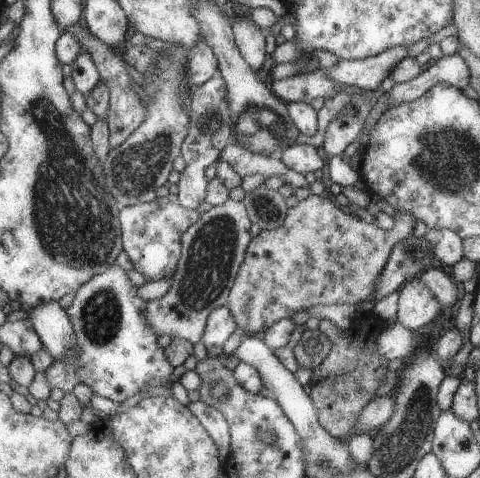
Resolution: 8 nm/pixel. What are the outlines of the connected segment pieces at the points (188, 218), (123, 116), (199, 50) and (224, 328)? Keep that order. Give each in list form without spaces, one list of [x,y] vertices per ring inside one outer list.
[[[168,194],[168,196],[164,198],[157,197],[148,203],[121,208],[119,212],[119,222],[121,225],[122,246],[124,252],[126,252],[128,258],[132,261],[134,270],[139,274],[144,274],[146,280],[150,282],[173,276],[174,272],[176,272],[178,258],[180,258],[181,254],[180,240],[182,239],[182,234],[184,234],[194,222],[198,223],[200,216],[201,214],[199,214],[197,210],[183,208],[180,205],[178,196],[174,194]]]
[[[70,26],[64,30],[74,34],[74,38],[80,42],[82,49],[87,51],[92,56],[93,62],[96,64],[101,81],[108,84],[110,90],[109,95],[109,110],[108,119],[105,126],[109,132],[109,146],[111,149],[118,148],[122,142],[125,142],[140,124],[146,120],[146,108],[139,99],[138,94],[132,90],[132,78],[126,70],[126,63],[121,57],[121,54],[115,50],[110,49],[102,40],[95,38],[87,28],[82,26]]]
[[[202,38],[198,44],[188,51],[188,68],[186,68],[186,80],[190,87],[201,86],[210,78],[217,75],[219,70],[218,58],[214,50]]]
[[[218,306],[208,314],[206,329],[201,342],[206,346],[210,357],[219,357],[224,348],[224,342],[234,334],[236,330],[234,316],[227,306]]]

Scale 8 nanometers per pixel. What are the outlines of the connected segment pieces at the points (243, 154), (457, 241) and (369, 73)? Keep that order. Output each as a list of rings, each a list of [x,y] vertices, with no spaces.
[[[236,142],[226,145],[226,148],[220,152],[220,159],[228,162],[242,179],[252,175],[264,178],[280,176],[285,183],[292,184],[295,189],[309,188],[305,176],[287,168],[278,157],[254,154]]]
[[[428,229],[424,237],[432,246],[437,259],[444,266],[454,267],[464,257],[463,239],[454,230]]]
[[[394,46],[377,56],[359,60],[339,59],[333,67],[322,69],[322,74],[332,78],[332,82],[338,82],[340,86],[347,84],[374,91],[385,78],[390,77],[400,60],[410,57],[408,49],[404,46]]]

